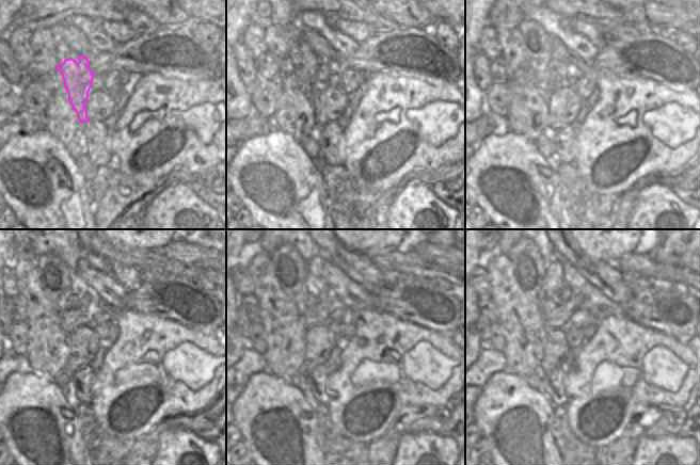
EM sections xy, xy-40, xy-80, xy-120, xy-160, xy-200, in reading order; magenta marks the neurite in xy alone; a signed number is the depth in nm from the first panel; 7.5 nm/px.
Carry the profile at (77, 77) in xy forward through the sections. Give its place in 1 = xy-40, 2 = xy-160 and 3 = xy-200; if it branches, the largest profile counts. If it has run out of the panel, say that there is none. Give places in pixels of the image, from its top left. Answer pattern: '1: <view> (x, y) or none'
1: xy-40 (312, 79)
2: xy-160 (314, 316)
3: xy-200 (558, 318)

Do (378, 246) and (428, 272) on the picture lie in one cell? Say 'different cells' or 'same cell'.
different cells

